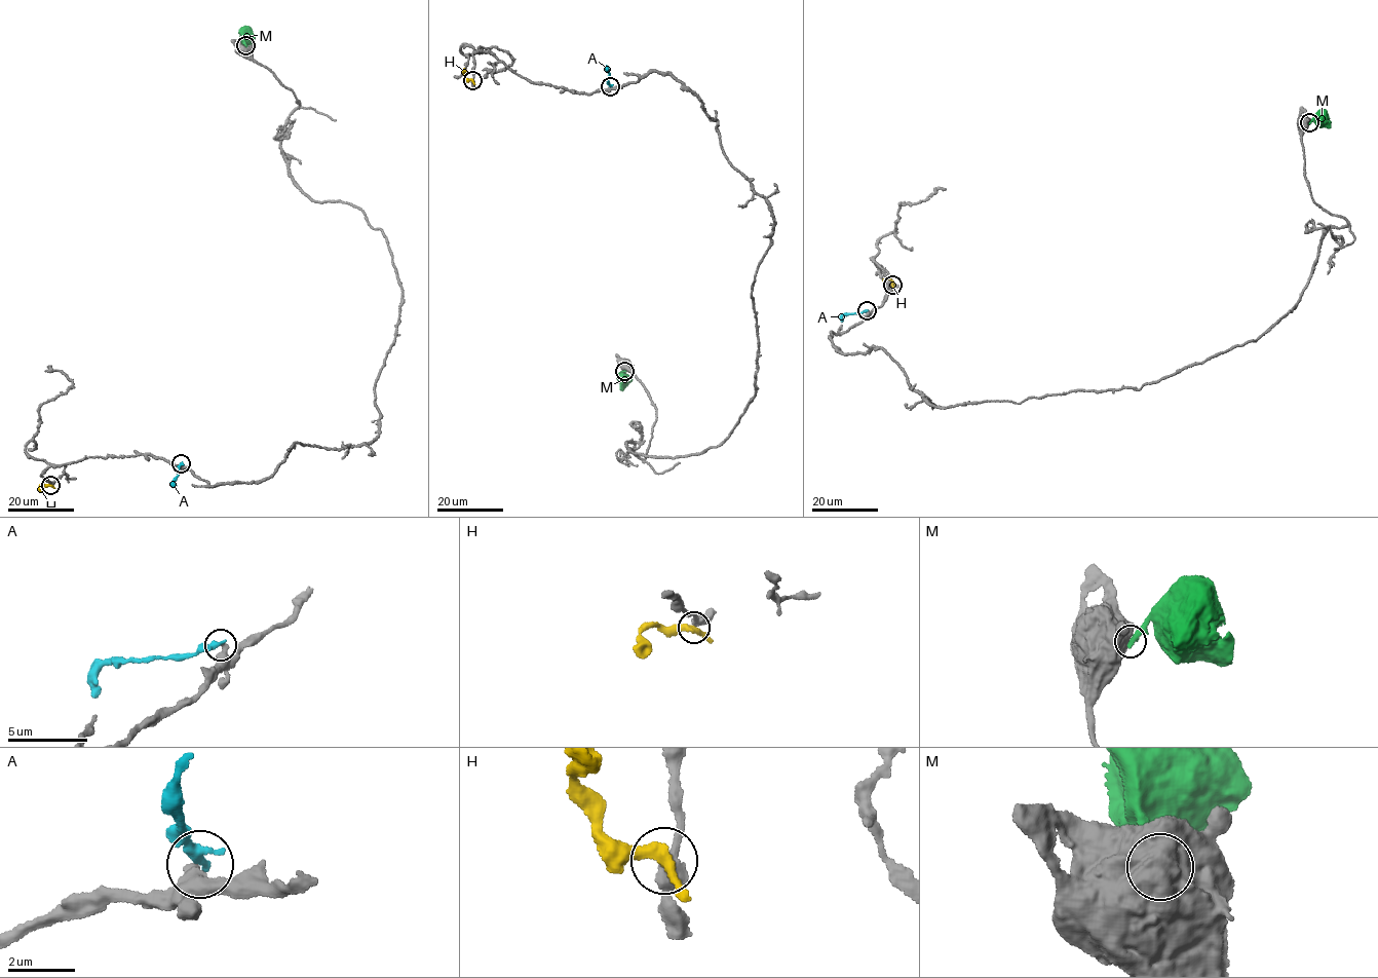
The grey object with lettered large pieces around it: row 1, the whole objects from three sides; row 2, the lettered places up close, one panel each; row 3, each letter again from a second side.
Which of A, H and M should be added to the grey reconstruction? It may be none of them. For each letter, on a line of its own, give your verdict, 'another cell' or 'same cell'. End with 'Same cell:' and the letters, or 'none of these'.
A: another cell
H: another cell
M: another cell
Same cell: none of these

